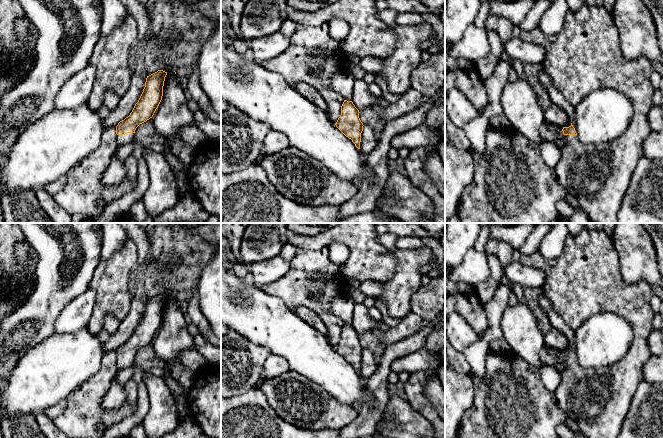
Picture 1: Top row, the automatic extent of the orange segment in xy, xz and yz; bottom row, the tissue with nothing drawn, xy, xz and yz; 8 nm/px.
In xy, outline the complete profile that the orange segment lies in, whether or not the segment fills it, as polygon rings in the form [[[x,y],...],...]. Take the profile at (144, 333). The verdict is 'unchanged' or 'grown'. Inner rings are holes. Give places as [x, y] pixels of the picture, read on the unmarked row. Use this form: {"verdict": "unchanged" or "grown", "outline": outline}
{"verdict": "grown", "outline": [[[158,294],[147,300],[143,316],[132,336],[116,350],[118,370],[132,367],[136,352],[153,341],[162,320],[167,296]]]}

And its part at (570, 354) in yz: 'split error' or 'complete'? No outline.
split error

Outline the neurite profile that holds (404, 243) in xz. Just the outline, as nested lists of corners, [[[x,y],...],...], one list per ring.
[[[398,237],[396,247],[401,250],[419,250],[424,246],[419,237]]]

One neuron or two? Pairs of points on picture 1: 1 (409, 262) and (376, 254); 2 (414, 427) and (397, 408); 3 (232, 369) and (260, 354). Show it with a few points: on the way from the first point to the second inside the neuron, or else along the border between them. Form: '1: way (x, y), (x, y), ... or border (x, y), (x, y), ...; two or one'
1: border (390, 250), (395, 260), (395, 271), (387, 280); two
2: way (409, 422), (402, 413); one
3: way (239, 363), (253, 357); one

